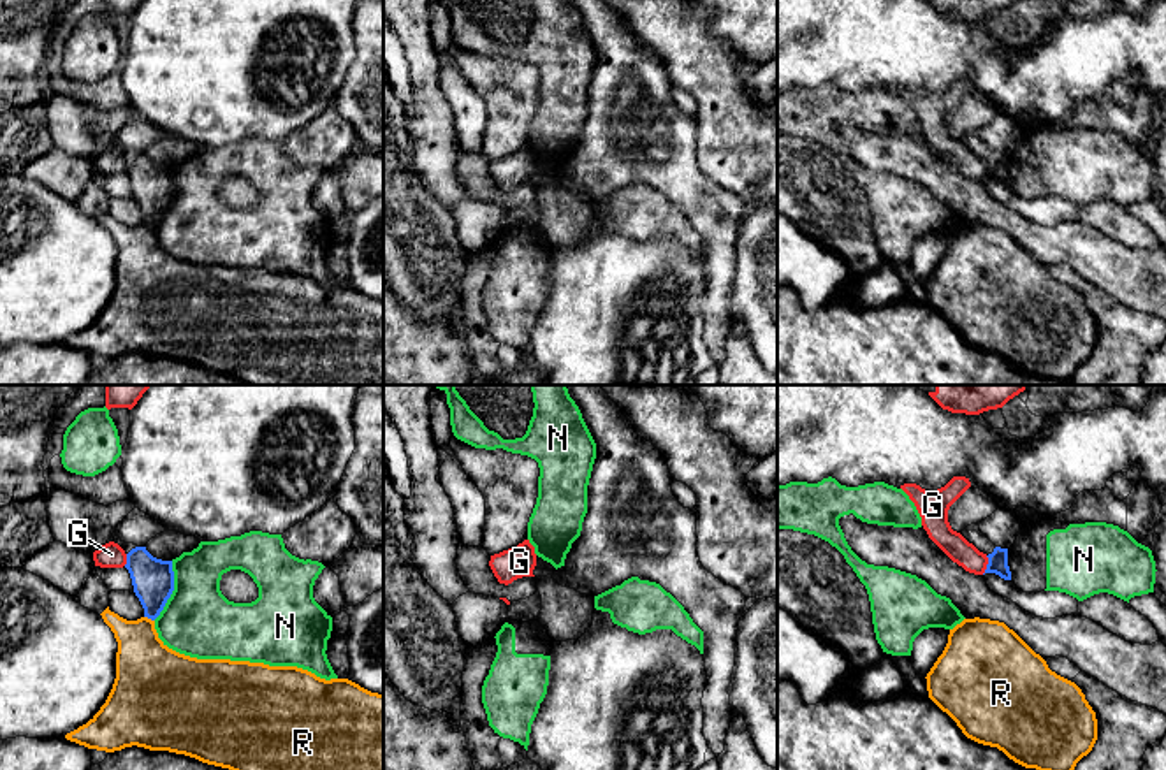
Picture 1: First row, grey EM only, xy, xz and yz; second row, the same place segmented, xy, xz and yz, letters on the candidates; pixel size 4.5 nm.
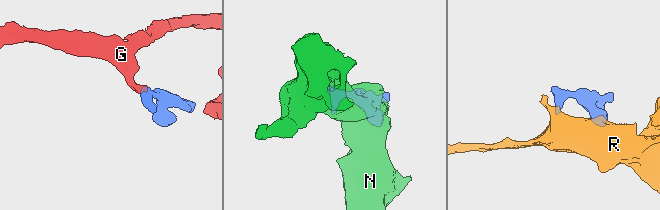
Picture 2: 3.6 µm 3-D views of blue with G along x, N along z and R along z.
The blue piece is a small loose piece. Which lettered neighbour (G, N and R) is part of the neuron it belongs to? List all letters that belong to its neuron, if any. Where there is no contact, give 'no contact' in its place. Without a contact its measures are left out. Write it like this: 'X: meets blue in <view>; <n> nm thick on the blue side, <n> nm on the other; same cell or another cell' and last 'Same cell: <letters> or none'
G: meets blue in yz; 100 nm thick on the blue side, 120 nm on the other; another cell
N: meets blue in xy; 190 nm thick on the blue side, 320 nm on the other; another cell
R: meets blue in xy; 190 nm thick on the blue side, 300 nm on the other; another cell
Same cell: none

